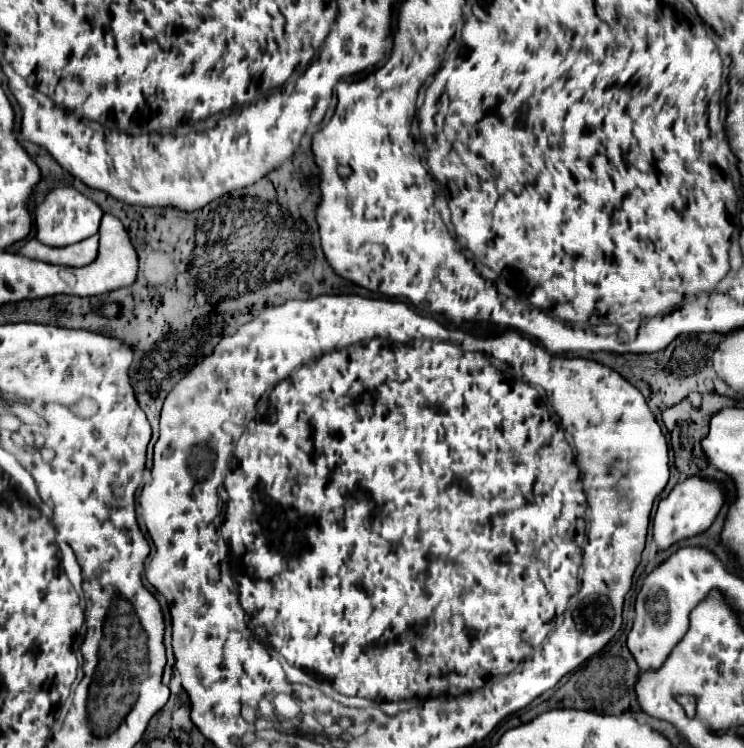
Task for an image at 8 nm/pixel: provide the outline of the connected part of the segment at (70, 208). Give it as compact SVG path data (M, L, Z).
M70 186L54 188L44 196L44 200L34 210L36 240L46 244L46 246L52 246L52 248L62 248L62 246L76 244L76 242L80 242L80 240L98 232L102 214L104 212L100 210L100 206L96 206L96 202L92 202L90 198L86 198L78 190L74 190Z

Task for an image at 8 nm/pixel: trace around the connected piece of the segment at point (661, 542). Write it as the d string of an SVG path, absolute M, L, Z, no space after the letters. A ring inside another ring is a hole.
M688 478L682 484L676 484L674 490L664 498L658 506L658 512L654 516L654 540L658 550L668 550L672 544L702 534L710 528L712 520L718 516L720 508L724 504L724 488L712 480L702 478Z

